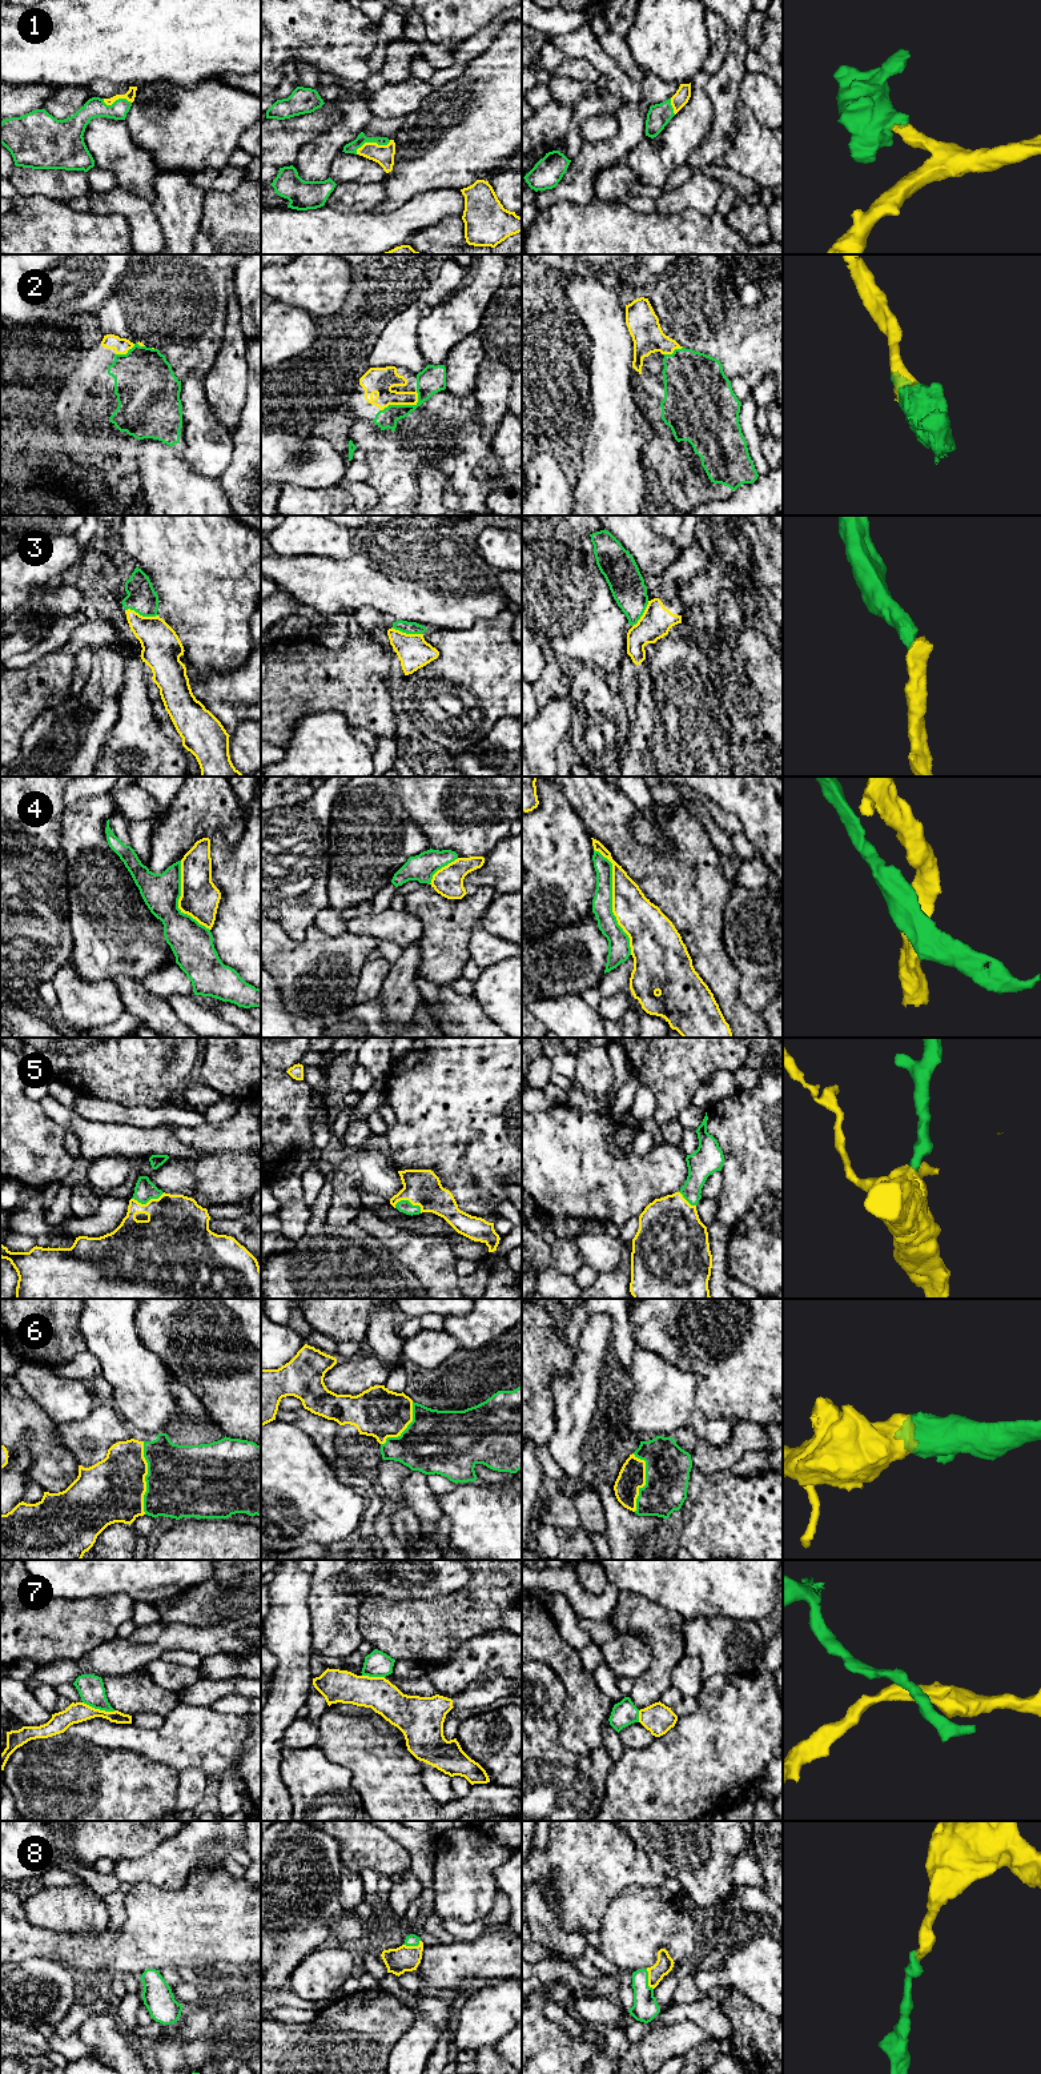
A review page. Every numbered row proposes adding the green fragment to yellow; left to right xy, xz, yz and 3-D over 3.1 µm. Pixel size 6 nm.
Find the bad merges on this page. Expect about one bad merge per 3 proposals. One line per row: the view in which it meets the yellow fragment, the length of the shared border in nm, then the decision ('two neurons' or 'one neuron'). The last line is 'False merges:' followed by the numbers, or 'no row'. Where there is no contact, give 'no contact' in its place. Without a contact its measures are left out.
1: xz | 240 nm | one neuron
2: xz | 260 nm | one neuron
3: xy | 200 nm | two neurons
4: yz | 700 nm | two neurons
5: xz | 180 nm | one neuron
6: xy | 440 nm | one neuron
7: xy | 200 nm | two neurons
8: yz | 130 nm | one neuron
False merges: 3, 4, 7

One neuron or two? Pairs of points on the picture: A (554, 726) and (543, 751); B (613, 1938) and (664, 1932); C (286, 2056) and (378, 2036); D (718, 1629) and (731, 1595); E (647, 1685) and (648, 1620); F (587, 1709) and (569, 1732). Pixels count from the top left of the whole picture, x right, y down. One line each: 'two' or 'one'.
A: one
B: one
C: one
D: two
E: one
F: one

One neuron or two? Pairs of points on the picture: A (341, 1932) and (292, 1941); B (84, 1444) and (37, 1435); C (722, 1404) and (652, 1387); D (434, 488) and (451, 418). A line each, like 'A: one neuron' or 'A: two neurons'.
A: two neurons
B: two neurons
C: two neurons
D: two neurons

